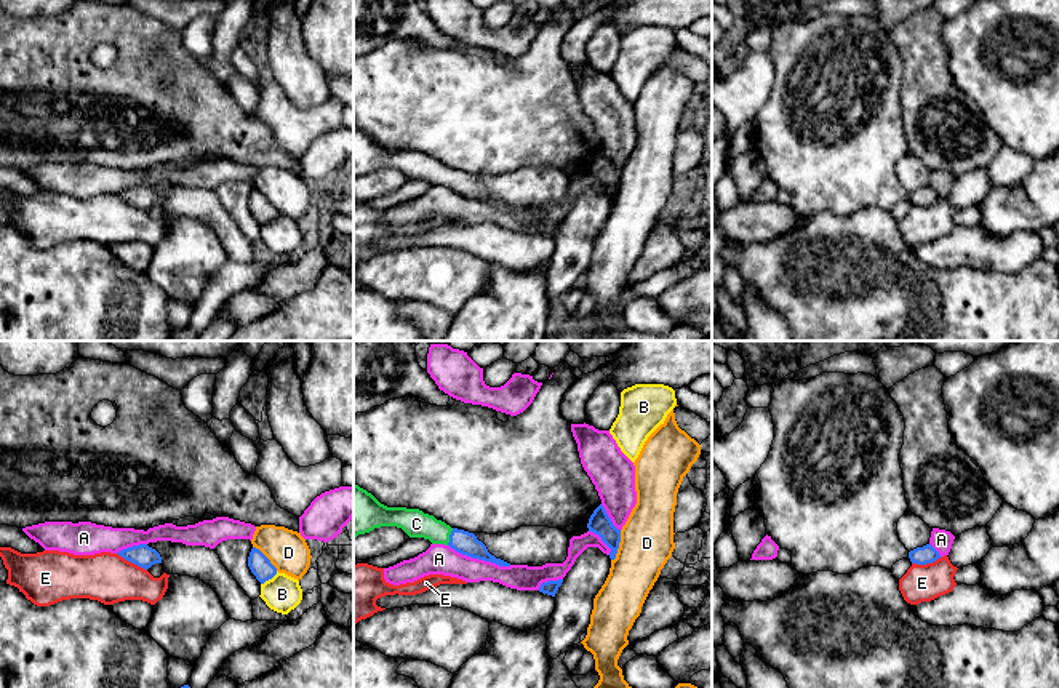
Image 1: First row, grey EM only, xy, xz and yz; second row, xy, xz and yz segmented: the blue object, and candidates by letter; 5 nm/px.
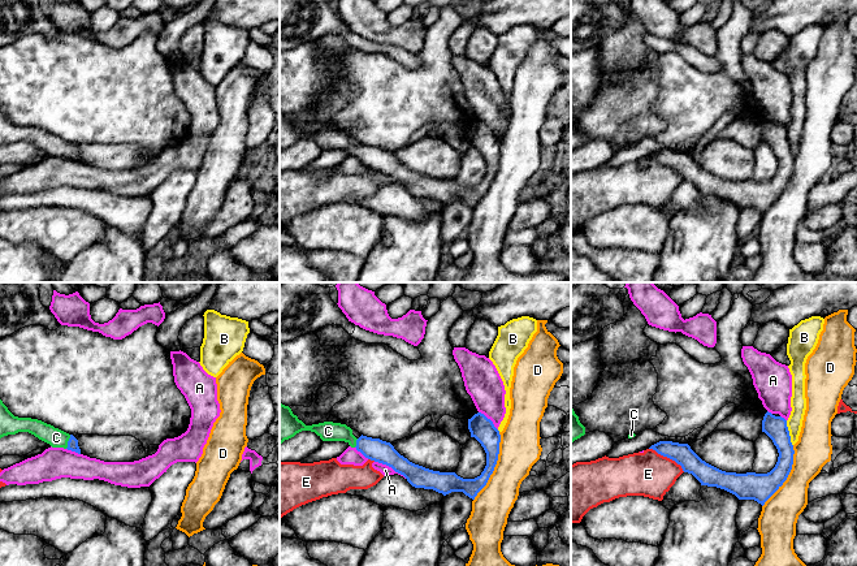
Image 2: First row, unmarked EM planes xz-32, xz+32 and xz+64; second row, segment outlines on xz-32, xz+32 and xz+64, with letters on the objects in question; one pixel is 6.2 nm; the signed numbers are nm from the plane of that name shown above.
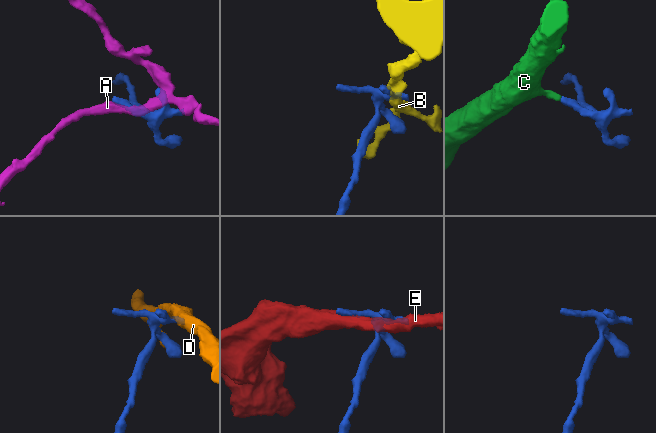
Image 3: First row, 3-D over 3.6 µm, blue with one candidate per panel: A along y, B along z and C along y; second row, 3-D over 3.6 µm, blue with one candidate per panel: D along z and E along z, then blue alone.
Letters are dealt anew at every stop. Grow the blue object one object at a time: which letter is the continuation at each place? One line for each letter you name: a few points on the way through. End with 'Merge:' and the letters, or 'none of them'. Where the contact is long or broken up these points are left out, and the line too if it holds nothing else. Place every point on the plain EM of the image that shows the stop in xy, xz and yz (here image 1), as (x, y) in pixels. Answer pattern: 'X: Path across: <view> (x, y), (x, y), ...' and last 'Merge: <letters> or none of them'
C: Path across: xz (466, 184), (450, 178), (416, 165)
Merge: C

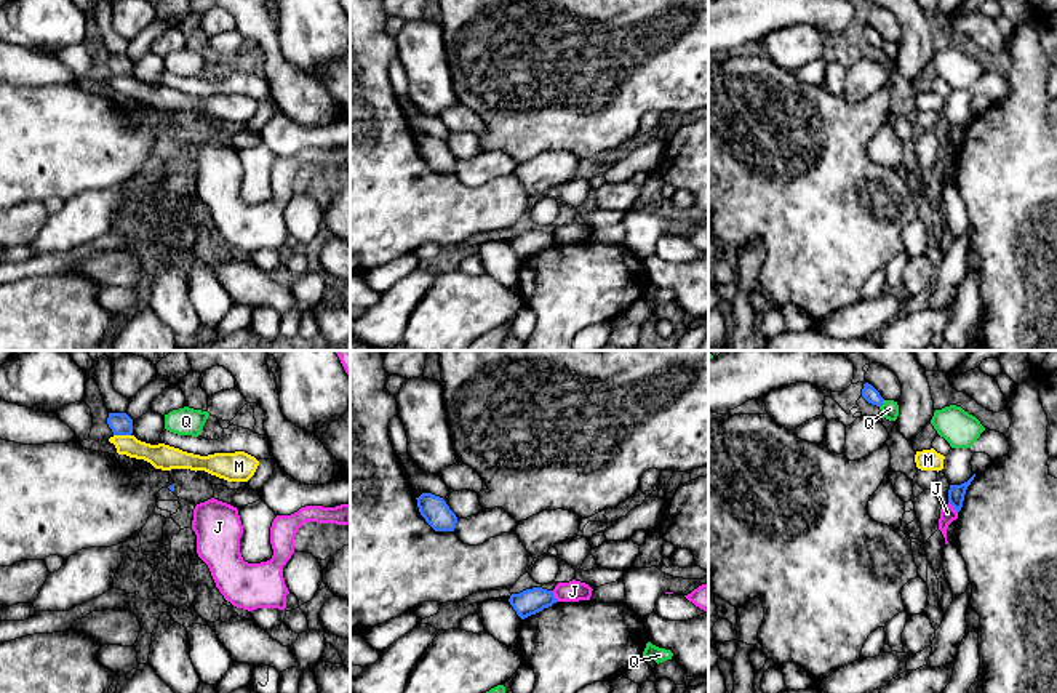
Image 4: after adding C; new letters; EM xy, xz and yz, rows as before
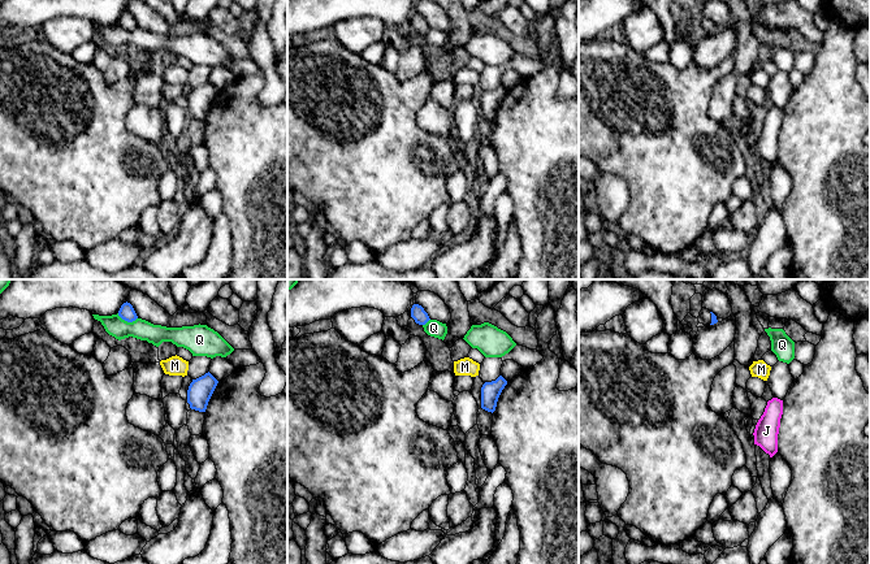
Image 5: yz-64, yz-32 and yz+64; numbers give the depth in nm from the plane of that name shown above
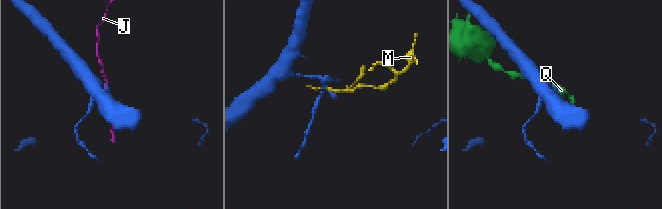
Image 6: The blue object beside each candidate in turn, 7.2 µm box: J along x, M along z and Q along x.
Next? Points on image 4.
Merge: none of them

